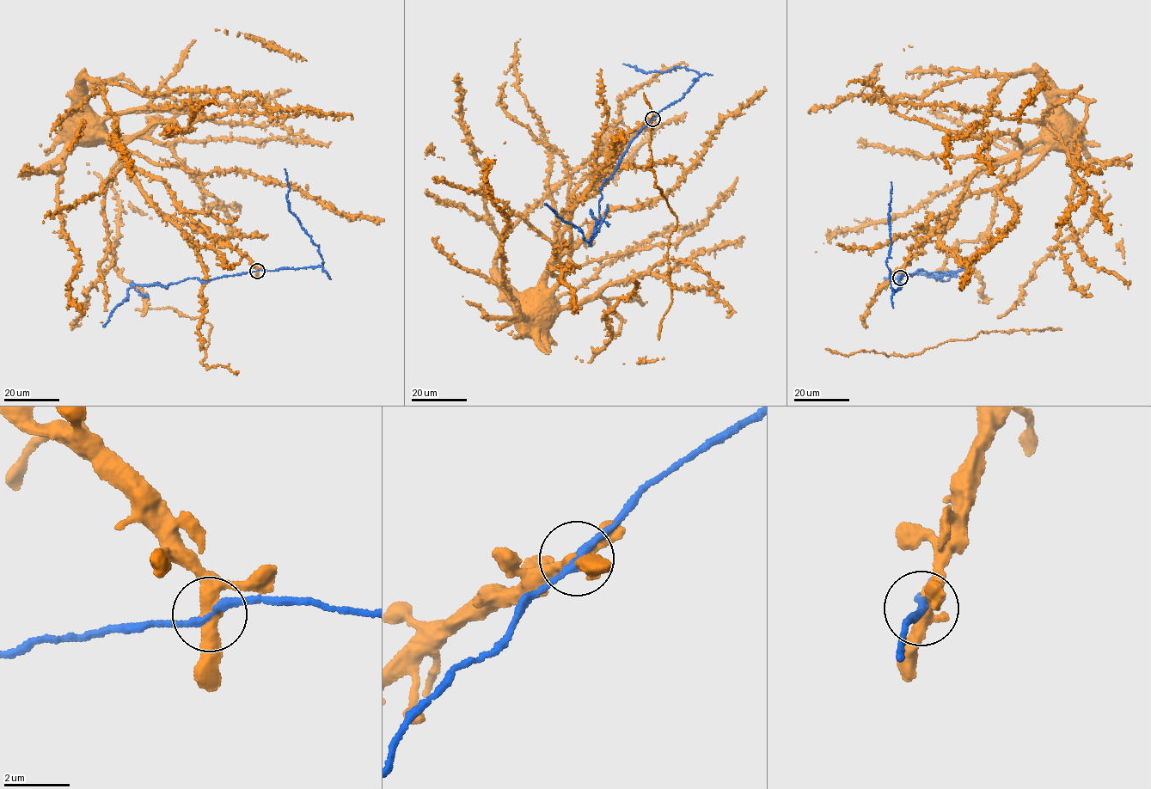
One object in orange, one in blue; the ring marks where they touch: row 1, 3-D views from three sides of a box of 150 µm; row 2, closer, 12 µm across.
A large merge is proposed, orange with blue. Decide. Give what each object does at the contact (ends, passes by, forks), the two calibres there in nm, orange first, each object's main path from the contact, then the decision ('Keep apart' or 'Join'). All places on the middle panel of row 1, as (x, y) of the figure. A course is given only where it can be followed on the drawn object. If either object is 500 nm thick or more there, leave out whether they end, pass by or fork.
At the ring orange forks. At the ring blue passes by. Thickness 360 nm (orange) against 200 nm. Course of orange: (652, 119), (627, 135), (603, 178), (561, 216), (554, 260), (535, 301), (537, 293). Course of blue: (652, 119), (633, 138), (610, 179), (605, 180), (600, 190), (600, 219), (589, 243), (580, 229), (545, 204). Keep apart

